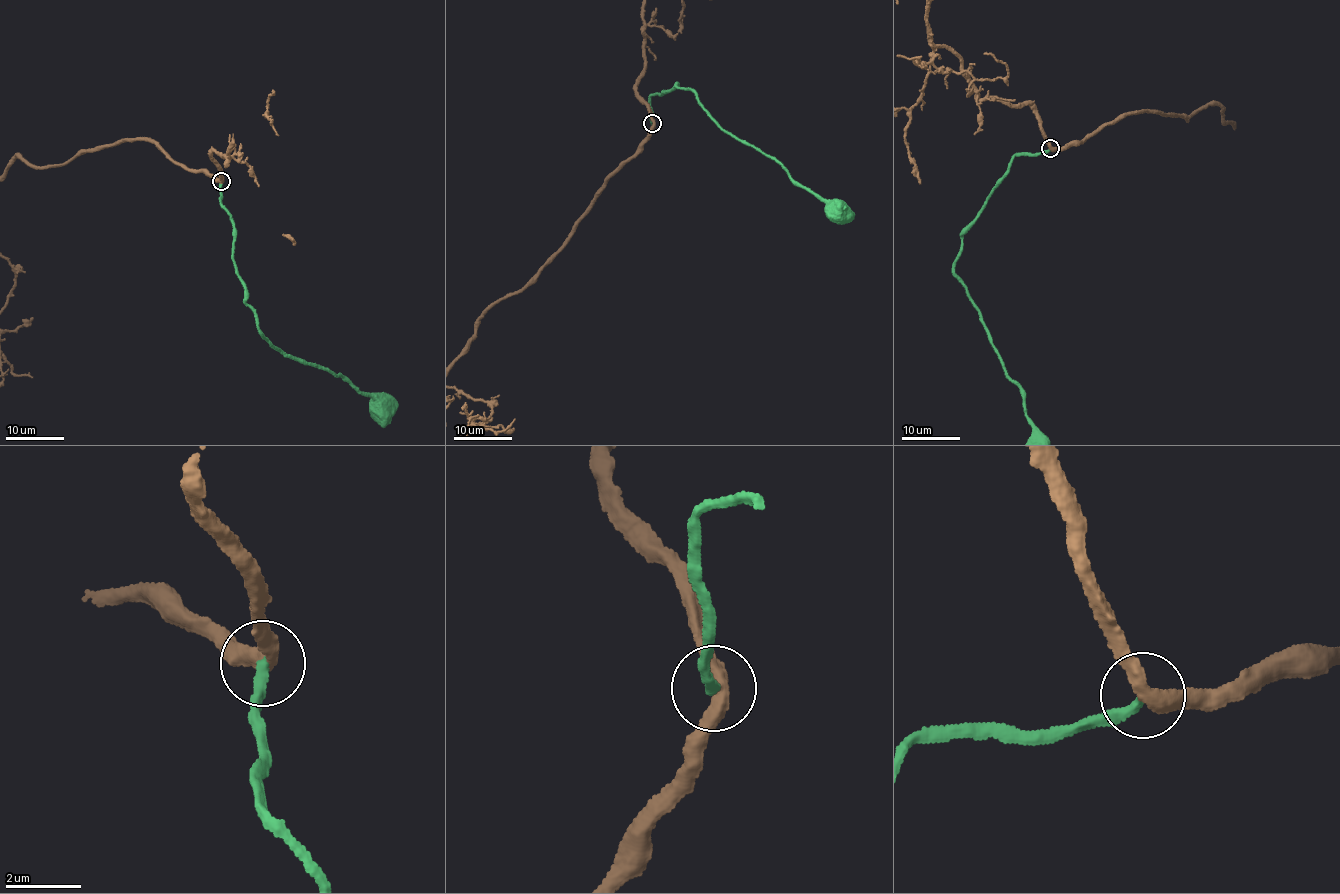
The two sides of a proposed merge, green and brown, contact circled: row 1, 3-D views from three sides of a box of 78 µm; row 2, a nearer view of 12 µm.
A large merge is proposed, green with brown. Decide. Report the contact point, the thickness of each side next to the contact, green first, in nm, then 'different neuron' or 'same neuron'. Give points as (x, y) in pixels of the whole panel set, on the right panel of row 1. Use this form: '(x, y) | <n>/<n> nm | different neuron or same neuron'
(1050, 148) | 280/400 nm | different neuron

